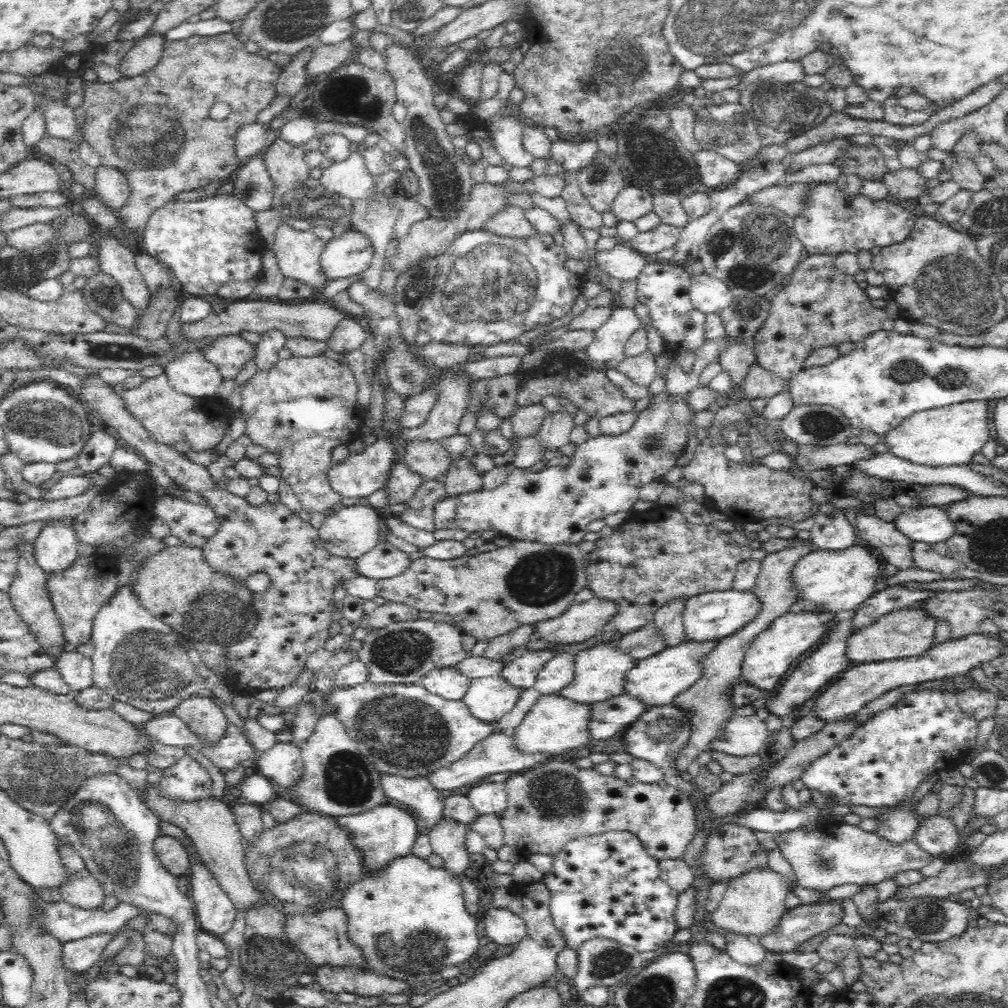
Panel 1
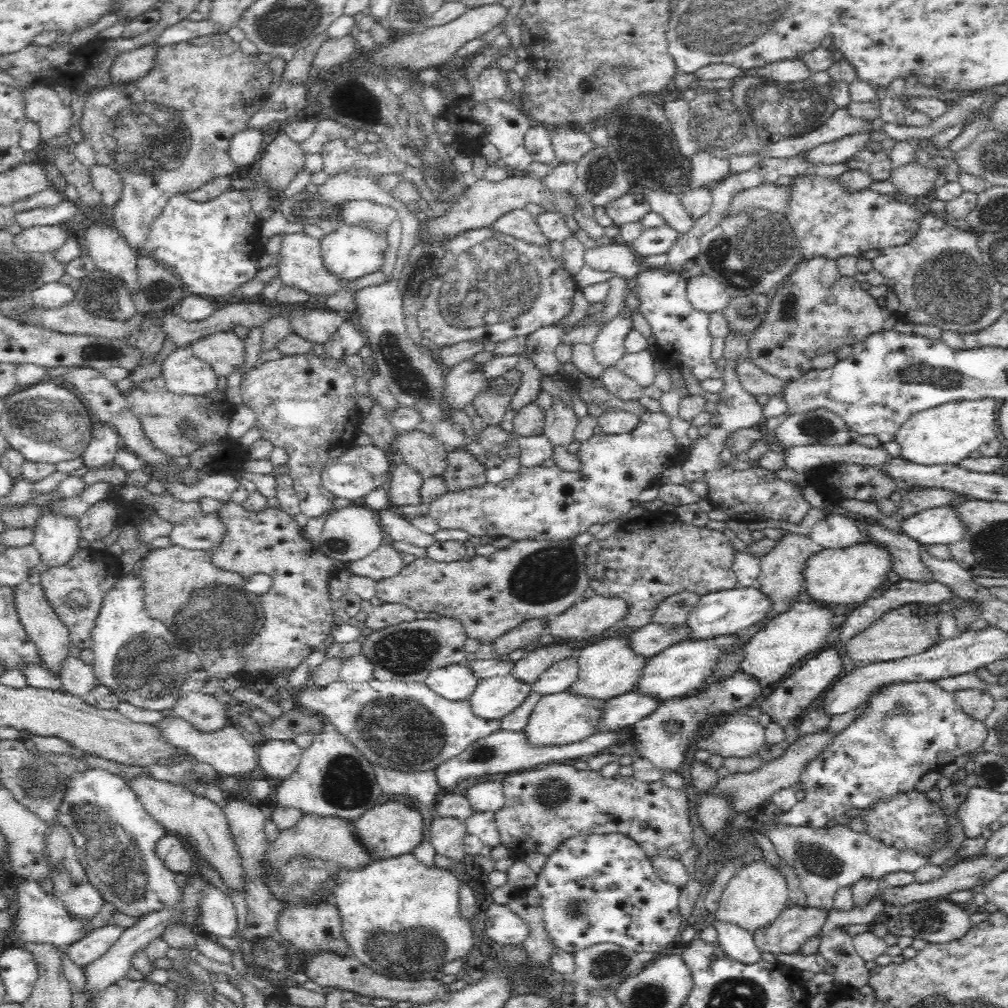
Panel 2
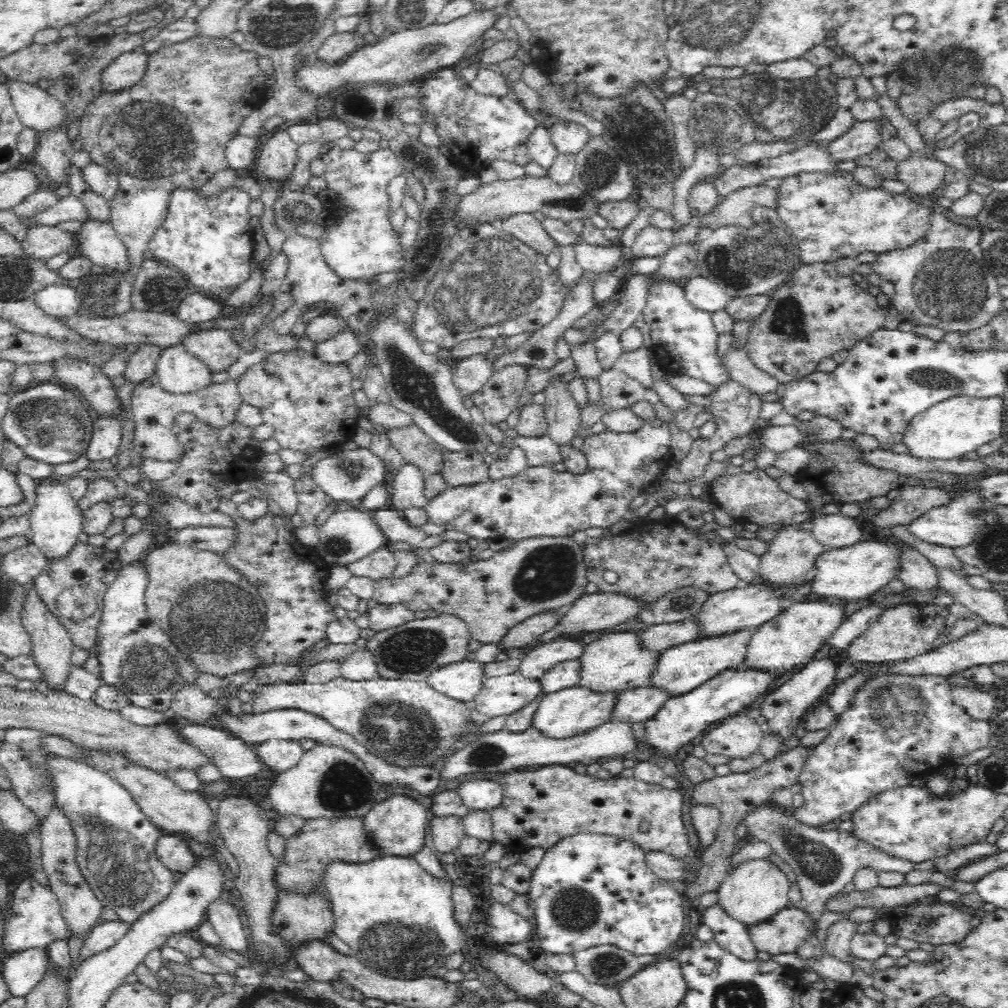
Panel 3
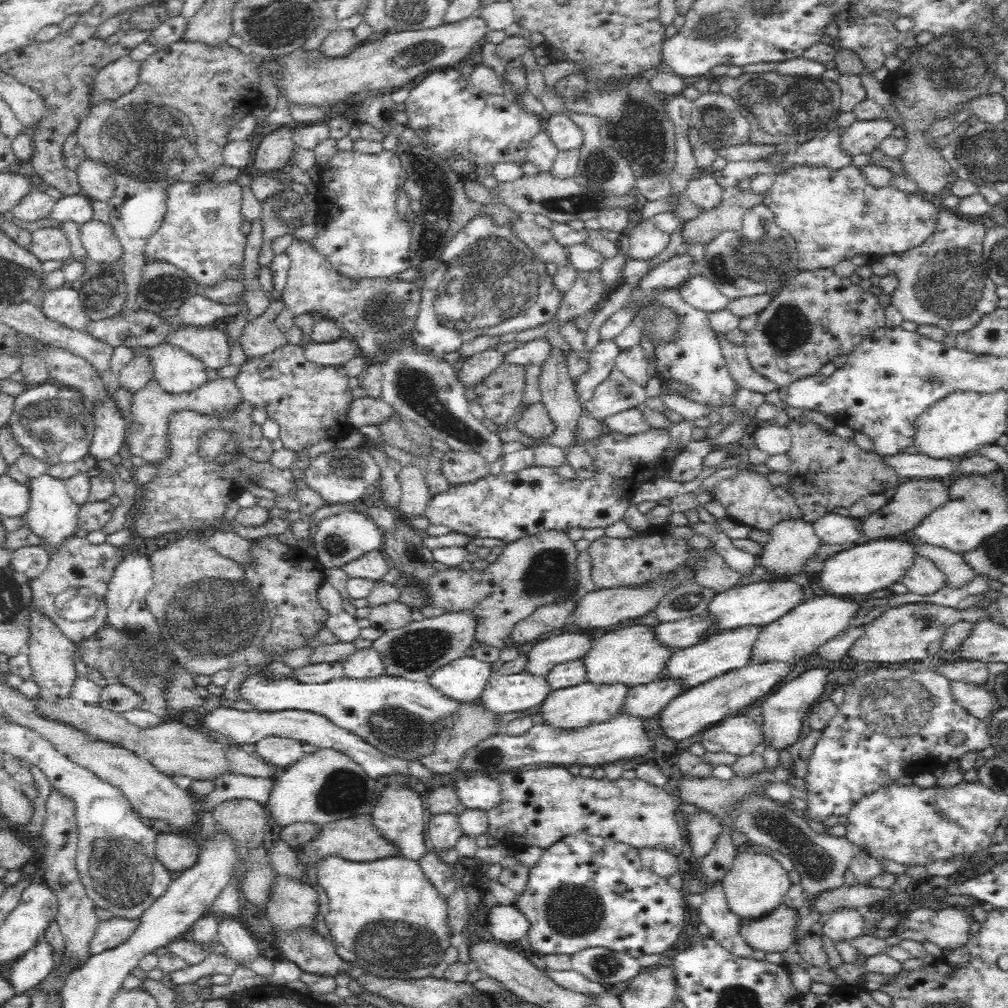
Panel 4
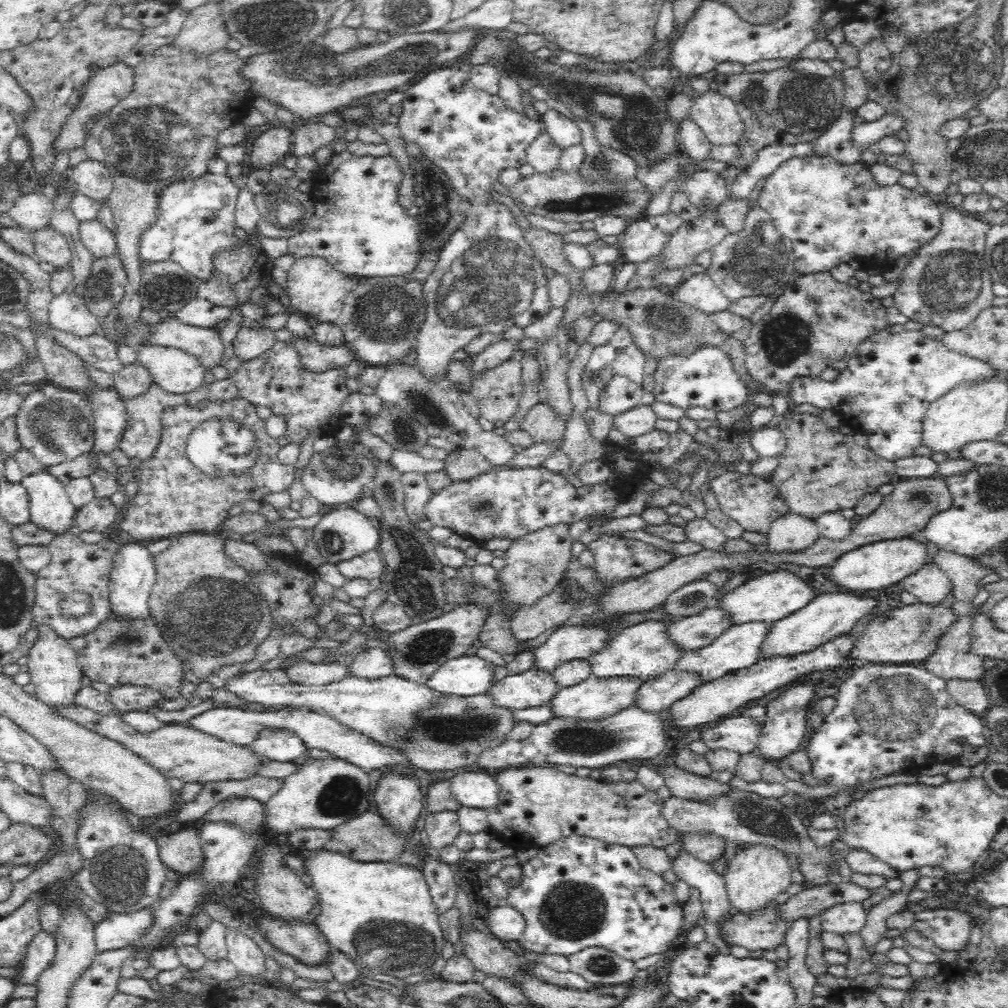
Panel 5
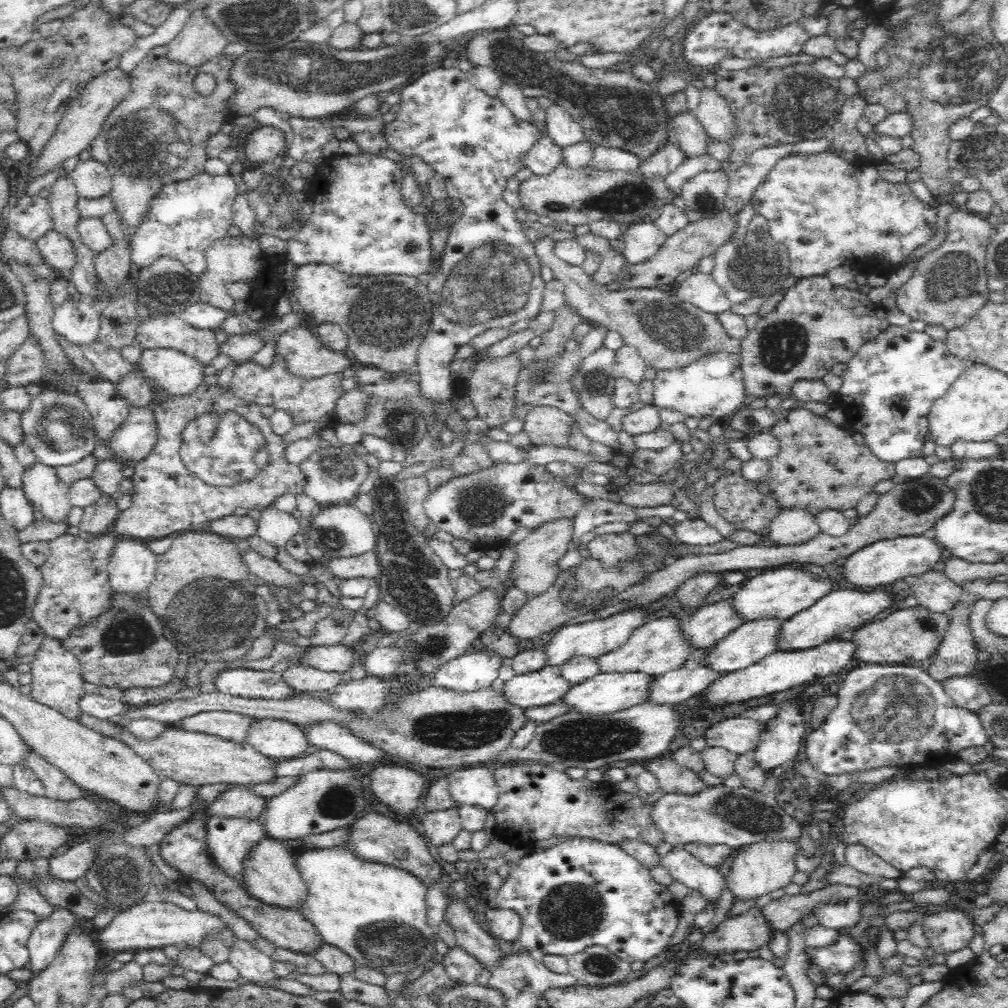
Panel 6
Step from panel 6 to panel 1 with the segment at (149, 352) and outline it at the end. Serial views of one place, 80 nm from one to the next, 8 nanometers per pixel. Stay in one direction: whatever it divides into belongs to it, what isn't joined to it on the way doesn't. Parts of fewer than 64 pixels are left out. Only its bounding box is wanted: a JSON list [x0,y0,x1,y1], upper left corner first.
[164,350,223,398]

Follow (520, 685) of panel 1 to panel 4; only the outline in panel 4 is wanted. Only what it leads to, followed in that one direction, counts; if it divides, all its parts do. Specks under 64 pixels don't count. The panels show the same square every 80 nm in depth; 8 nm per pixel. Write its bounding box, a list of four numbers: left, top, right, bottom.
[524,629,597,676]

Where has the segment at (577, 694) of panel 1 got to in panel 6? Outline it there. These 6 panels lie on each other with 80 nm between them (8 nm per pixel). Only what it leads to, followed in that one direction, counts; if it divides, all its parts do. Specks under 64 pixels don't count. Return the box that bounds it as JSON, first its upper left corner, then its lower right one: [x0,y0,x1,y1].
[596,614,693,677]

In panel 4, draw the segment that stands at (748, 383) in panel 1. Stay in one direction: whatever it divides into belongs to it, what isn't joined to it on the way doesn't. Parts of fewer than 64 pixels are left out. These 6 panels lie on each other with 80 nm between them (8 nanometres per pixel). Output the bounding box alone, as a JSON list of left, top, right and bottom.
[716,333,778,395]

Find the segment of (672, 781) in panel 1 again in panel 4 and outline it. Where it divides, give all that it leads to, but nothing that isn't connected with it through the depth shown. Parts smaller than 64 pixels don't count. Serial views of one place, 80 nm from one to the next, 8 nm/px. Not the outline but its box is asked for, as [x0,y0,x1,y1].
[660,663,798,740]

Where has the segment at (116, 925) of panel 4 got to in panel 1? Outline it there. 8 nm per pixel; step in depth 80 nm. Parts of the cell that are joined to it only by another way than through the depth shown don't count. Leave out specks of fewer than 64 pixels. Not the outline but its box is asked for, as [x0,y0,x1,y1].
[62,932,116,972]

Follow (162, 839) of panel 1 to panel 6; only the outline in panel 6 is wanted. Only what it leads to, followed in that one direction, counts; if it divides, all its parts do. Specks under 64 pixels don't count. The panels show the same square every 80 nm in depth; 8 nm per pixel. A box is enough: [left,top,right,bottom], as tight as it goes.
[158,808,323,954]

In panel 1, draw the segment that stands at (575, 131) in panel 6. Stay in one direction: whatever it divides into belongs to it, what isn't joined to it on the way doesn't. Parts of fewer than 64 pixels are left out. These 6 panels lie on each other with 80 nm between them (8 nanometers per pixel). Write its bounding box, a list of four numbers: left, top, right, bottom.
[550,139,598,173]

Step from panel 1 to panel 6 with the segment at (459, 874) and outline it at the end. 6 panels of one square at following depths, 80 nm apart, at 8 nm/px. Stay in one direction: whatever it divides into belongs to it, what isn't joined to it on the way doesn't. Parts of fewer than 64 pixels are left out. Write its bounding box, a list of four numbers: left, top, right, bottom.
[423,806,463,848]

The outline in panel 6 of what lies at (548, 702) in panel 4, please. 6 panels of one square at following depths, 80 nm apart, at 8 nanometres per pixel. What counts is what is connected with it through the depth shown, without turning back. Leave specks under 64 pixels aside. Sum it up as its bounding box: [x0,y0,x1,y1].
[560,673,652,715]

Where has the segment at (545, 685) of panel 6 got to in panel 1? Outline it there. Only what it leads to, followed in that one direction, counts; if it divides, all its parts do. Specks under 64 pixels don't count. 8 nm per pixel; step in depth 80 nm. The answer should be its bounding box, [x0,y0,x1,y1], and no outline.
[462,674,521,727]

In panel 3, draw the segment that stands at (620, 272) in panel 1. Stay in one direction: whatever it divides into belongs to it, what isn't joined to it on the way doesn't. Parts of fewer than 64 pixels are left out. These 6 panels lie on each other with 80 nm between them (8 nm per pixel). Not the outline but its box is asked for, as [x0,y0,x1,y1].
[576,242,630,273]

